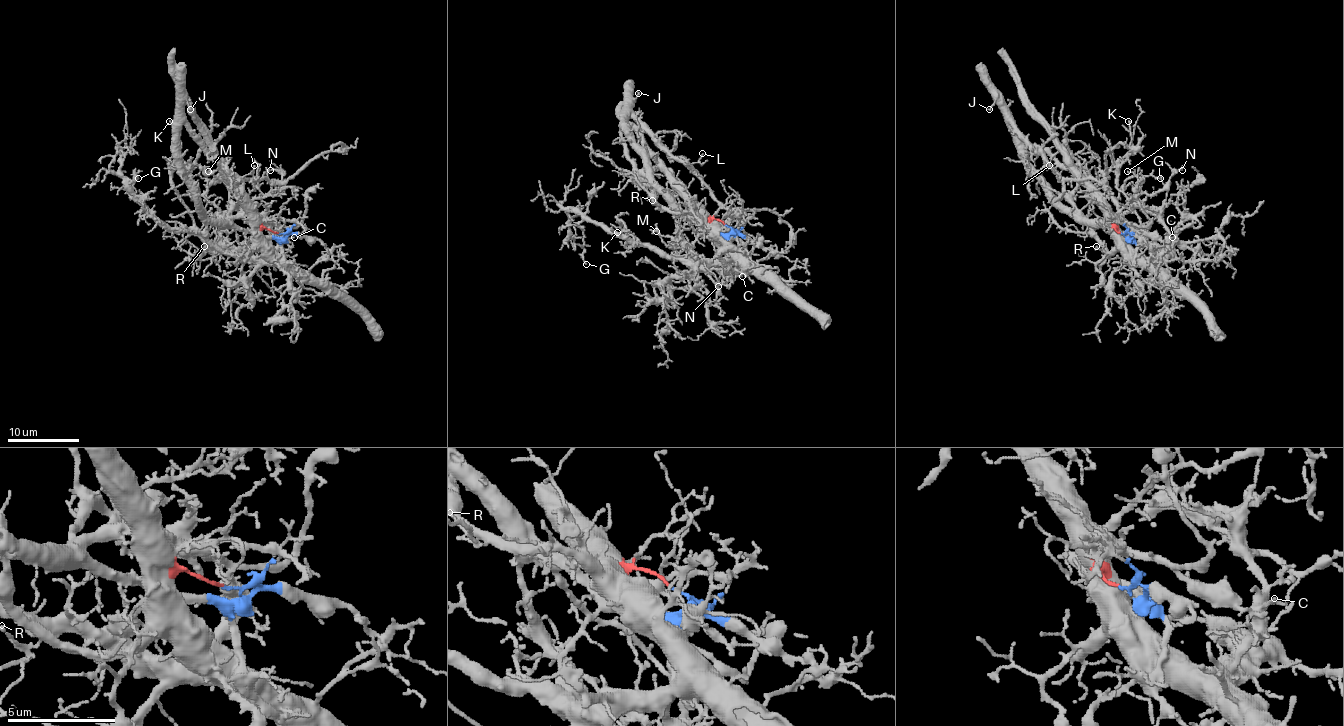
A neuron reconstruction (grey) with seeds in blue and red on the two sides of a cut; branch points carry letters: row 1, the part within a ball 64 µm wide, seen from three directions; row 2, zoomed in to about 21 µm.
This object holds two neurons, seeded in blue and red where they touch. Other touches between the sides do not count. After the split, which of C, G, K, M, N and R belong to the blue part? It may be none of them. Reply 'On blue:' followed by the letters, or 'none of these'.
On blue: M, N

